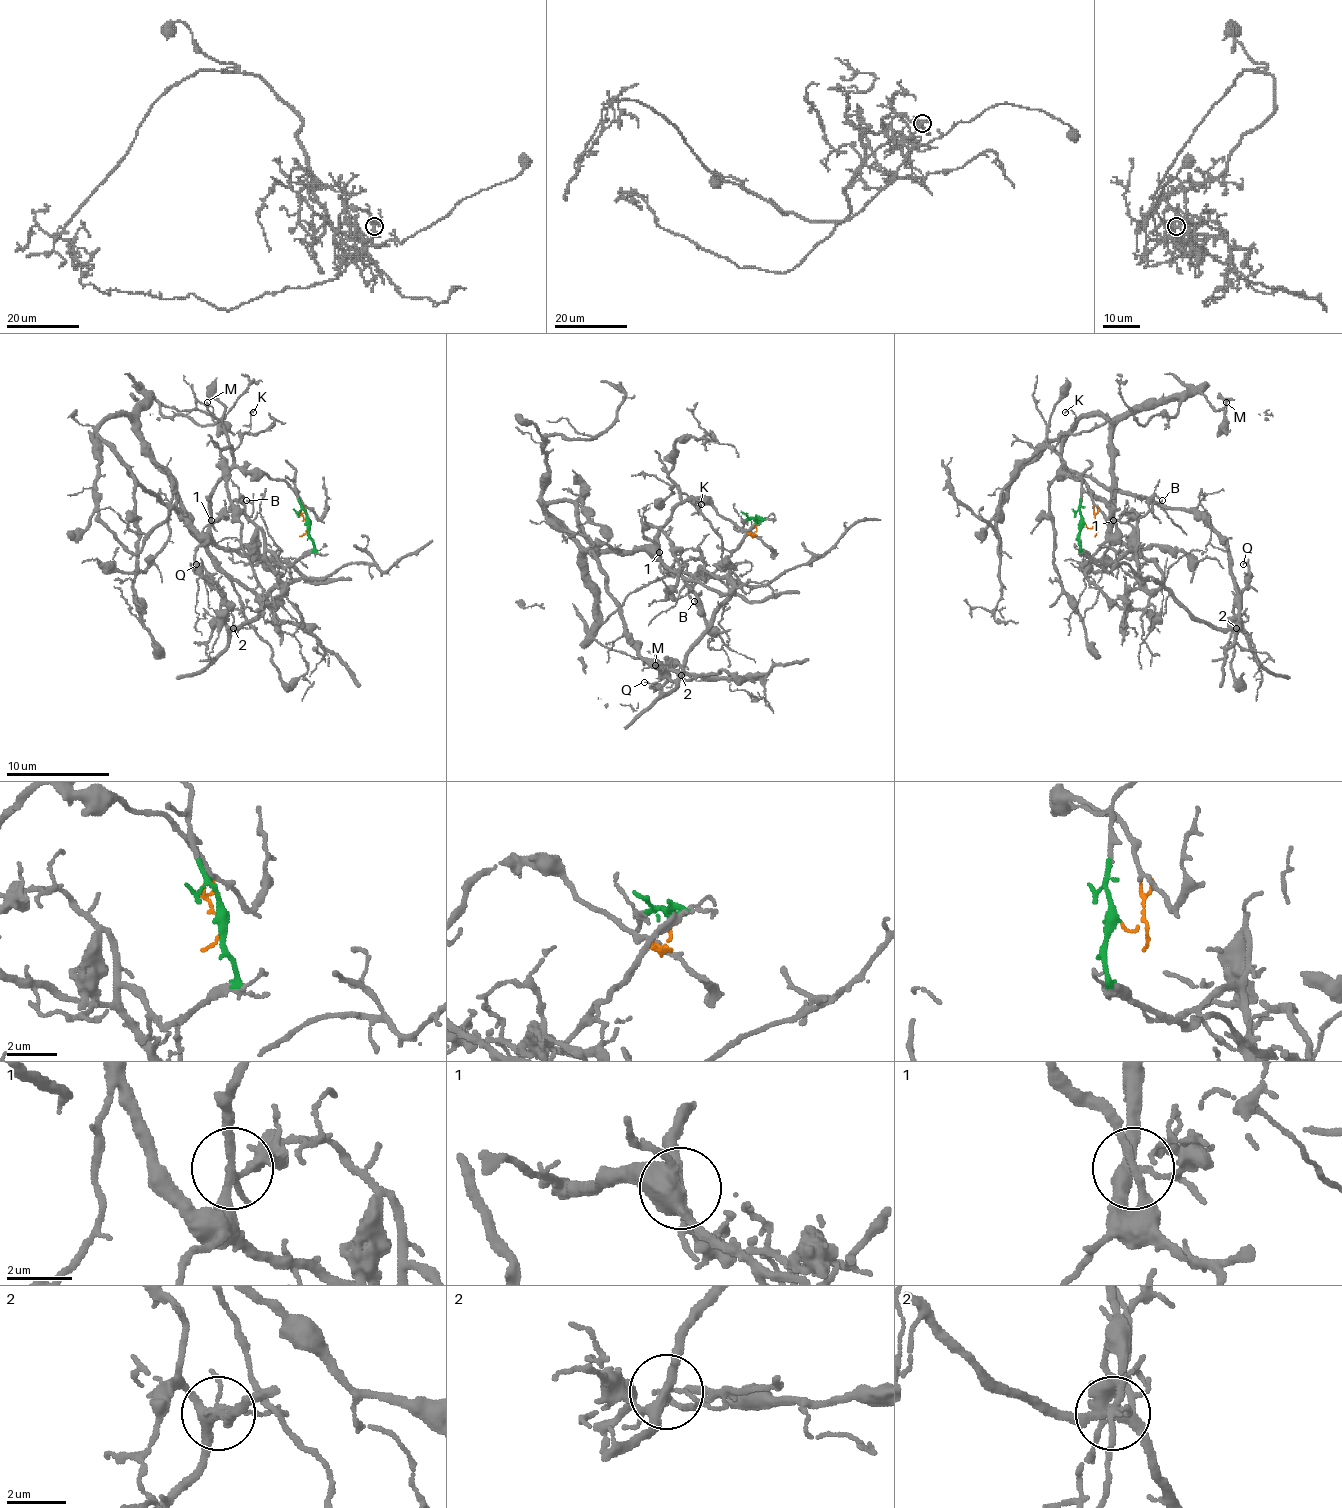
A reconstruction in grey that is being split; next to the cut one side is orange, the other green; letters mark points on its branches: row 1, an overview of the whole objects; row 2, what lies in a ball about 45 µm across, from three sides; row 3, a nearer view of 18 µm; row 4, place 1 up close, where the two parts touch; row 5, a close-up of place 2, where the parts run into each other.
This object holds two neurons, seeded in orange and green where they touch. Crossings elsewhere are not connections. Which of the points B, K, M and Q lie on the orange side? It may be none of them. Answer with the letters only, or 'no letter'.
K, M

